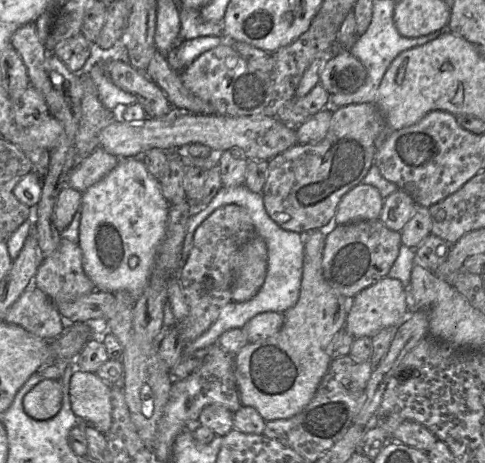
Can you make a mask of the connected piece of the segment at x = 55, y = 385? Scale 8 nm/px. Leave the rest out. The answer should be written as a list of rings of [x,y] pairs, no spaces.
[[[43,379],[23,398],[25,413],[38,421],[53,418],[62,406],[62,386],[58,380]]]

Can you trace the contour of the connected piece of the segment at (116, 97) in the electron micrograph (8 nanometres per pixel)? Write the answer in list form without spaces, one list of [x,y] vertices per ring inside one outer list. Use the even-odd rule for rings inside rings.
[[[93,44],[93,54],[89,57],[82,72],[89,74],[93,80],[98,97],[103,106],[109,110],[125,110],[130,104],[138,102],[137,98],[117,87],[102,71],[100,63],[102,58],[107,58],[107,53],[95,48]]]

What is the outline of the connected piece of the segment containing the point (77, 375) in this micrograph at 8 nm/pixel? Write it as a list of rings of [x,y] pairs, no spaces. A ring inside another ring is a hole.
[[[76,370],[69,386],[71,409],[77,418],[106,434],[112,423],[111,385],[93,372]]]

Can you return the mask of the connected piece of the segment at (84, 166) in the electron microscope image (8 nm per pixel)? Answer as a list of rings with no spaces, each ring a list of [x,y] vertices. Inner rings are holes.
[[[98,146],[71,170],[66,185],[83,193],[103,179],[119,163],[119,158]]]

